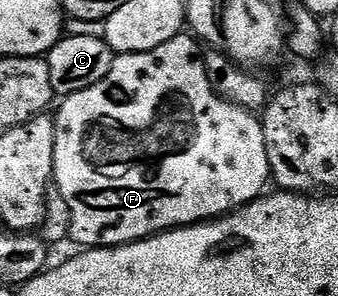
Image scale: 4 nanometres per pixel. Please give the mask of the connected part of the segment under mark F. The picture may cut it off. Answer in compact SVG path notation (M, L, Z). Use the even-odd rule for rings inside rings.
M182 34L171 38L171 42L155 46L155 50L120 53L114 59L107 78L95 82L95 86L87 86L87 90L79 90L64 97L60 103L61 109L55 112L55 154L51 180L59 194L63 196L63 201L67 202L70 210L71 236L82 249L114 248L120 244L133 244L136 240L145 240L148 236L168 232L171 228L200 224L250 204L270 187L267 142L260 119L247 109L224 100L211 86L205 69L202 45L192 35Z

